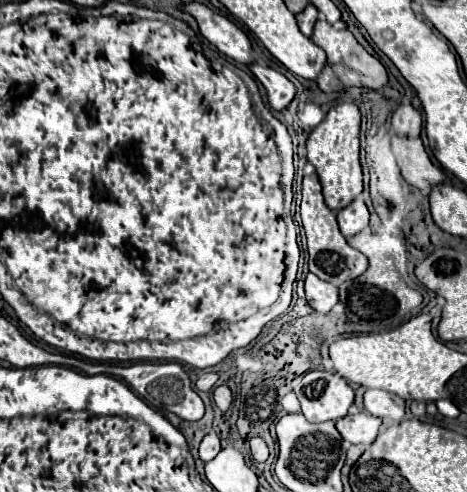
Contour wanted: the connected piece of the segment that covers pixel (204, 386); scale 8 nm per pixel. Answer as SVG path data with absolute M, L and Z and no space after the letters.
M204 373L204 375L200 375L198 381L196 381L196 389L208 393L208 391L214 387L216 381L218 381L218 375L216 375L216 373Z

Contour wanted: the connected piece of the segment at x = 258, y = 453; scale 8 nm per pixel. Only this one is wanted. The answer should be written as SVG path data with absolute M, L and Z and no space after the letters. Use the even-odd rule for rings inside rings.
M262 437L250 439L250 451L252 451L254 461L258 461L258 463L264 463L268 459L268 445L264 443Z

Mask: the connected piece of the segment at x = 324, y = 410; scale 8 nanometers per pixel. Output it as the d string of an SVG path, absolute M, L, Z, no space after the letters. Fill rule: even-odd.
M310 371L296 381L294 391L310 423L338 421L354 403L354 389L338 373Z

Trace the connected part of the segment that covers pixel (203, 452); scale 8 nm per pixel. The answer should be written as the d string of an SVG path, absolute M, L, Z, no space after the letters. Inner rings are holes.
M212 431L212 433L208 433L204 439L202 439L202 443L200 443L200 451L198 451L198 455L200 455L200 459L204 461L204 463L208 463L210 459L214 459L218 453L220 453L220 439L218 439L218 435Z

